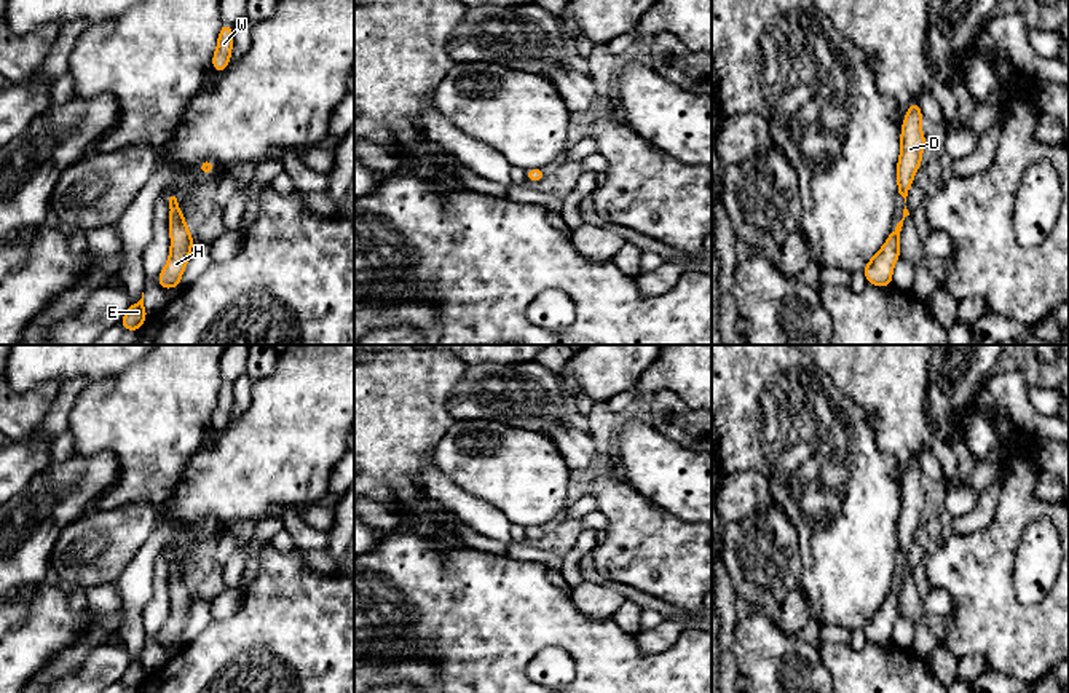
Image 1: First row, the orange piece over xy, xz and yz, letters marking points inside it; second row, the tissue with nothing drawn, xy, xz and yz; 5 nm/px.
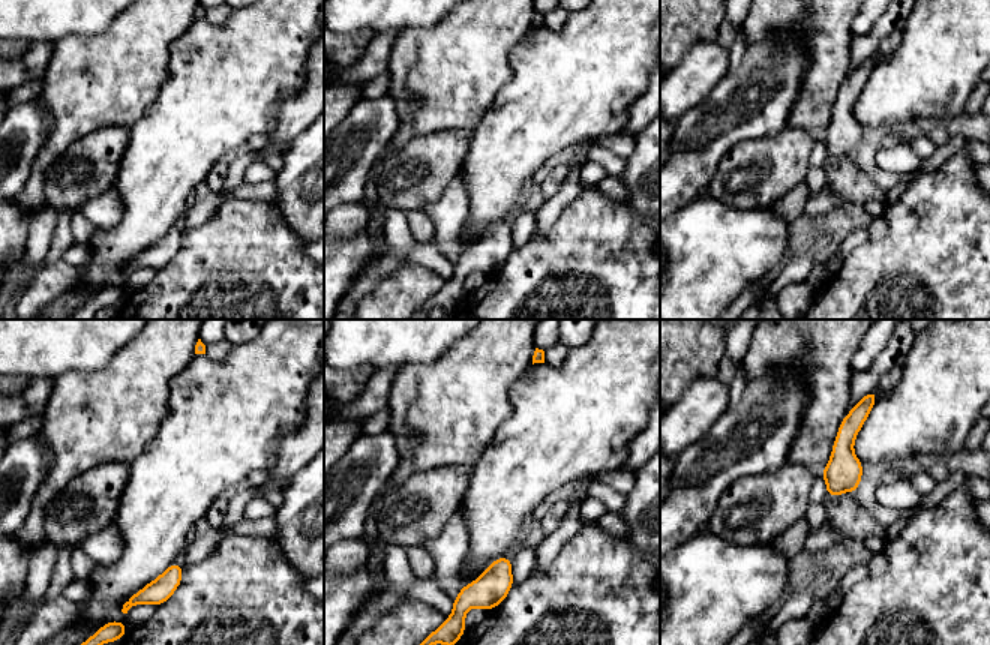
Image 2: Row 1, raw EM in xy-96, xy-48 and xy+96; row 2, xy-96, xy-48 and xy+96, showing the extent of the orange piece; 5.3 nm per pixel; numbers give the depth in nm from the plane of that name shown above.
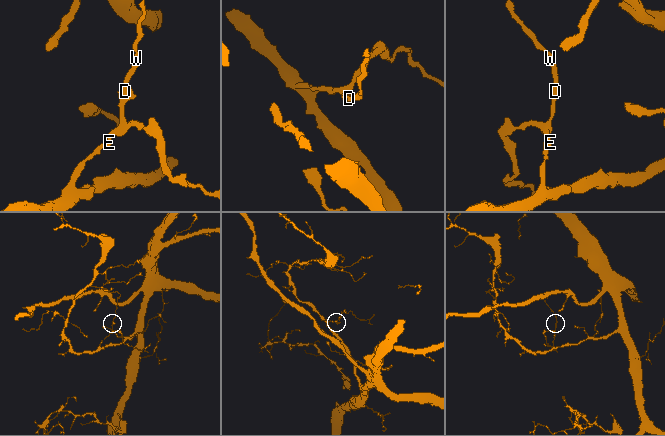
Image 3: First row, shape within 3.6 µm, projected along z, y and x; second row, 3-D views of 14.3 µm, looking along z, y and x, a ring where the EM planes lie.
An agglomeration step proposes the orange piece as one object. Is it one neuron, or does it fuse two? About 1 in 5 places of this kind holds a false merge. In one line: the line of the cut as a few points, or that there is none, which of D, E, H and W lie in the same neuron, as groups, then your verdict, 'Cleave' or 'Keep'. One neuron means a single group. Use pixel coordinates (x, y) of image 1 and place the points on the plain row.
No split. Groups: D E H W. Keep

